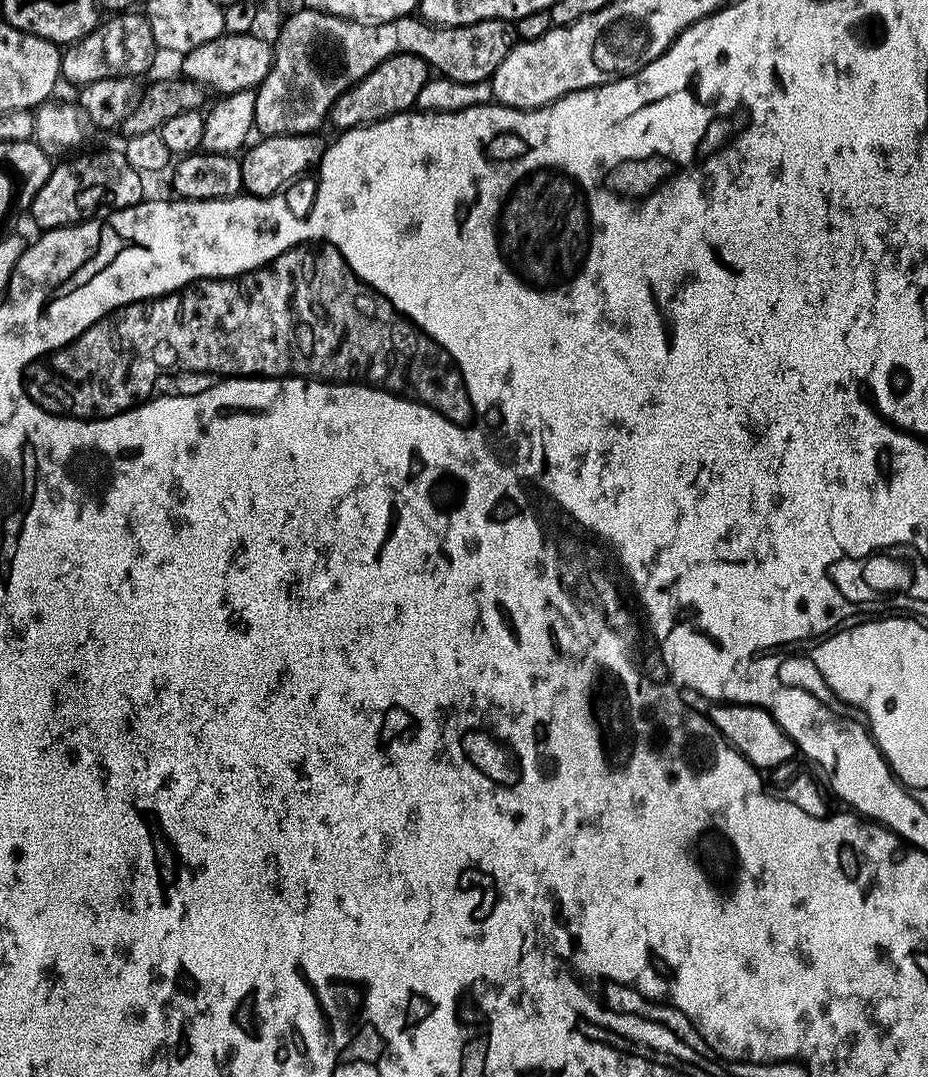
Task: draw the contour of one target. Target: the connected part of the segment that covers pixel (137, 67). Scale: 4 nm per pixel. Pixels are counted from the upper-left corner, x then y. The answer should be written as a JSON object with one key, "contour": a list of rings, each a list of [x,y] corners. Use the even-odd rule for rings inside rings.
{"contour":[[[129,10],[109,15],[97,24],[90,34],[86,34],[75,44],[67,45],[60,57],[61,77],[77,86],[98,82],[102,78],[140,78],[140,75],[155,62],[158,49],[147,15],[140,13],[139,16],[138,13],[139,11]]]}

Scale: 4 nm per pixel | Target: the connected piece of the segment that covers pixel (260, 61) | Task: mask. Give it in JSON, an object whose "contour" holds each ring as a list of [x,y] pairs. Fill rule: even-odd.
{"contour":[[[225,34],[210,42],[202,42],[194,50],[183,53],[180,64],[183,79],[204,85],[216,94],[246,92],[260,87],[260,83],[272,69],[273,45],[257,34]]]}

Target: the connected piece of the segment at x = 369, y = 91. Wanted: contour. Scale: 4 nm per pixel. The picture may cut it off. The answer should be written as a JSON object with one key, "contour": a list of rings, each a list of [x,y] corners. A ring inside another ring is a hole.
{"contour":[[[403,52],[397,56],[386,58],[366,78],[362,78],[350,90],[346,90],[337,98],[330,113],[330,124],[336,127],[336,130],[347,130],[349,128],[358,128],[362,124],[373,124],[375,120],[385,120],[387,116],[397,116],[399,112],[407,112],[413,107],[418,98],[418,93],[422,91],[422,86],[430,79],[430,69],[421,56],[415,56],[409,52]]]}

